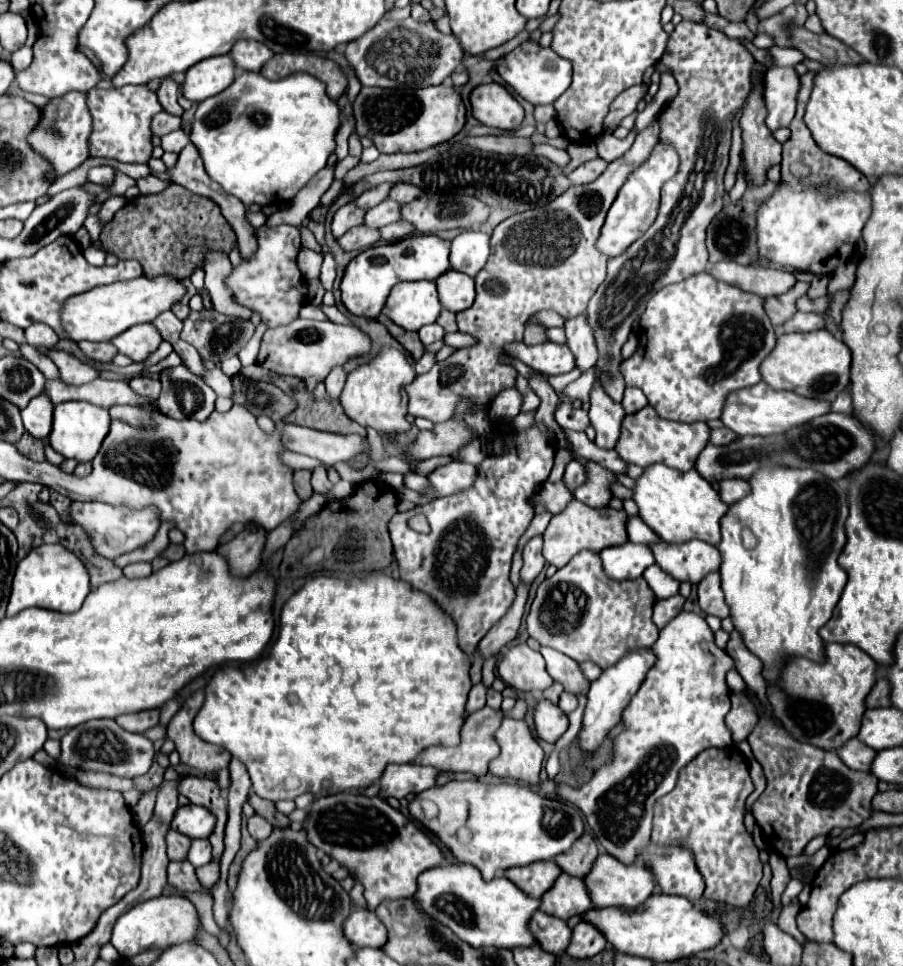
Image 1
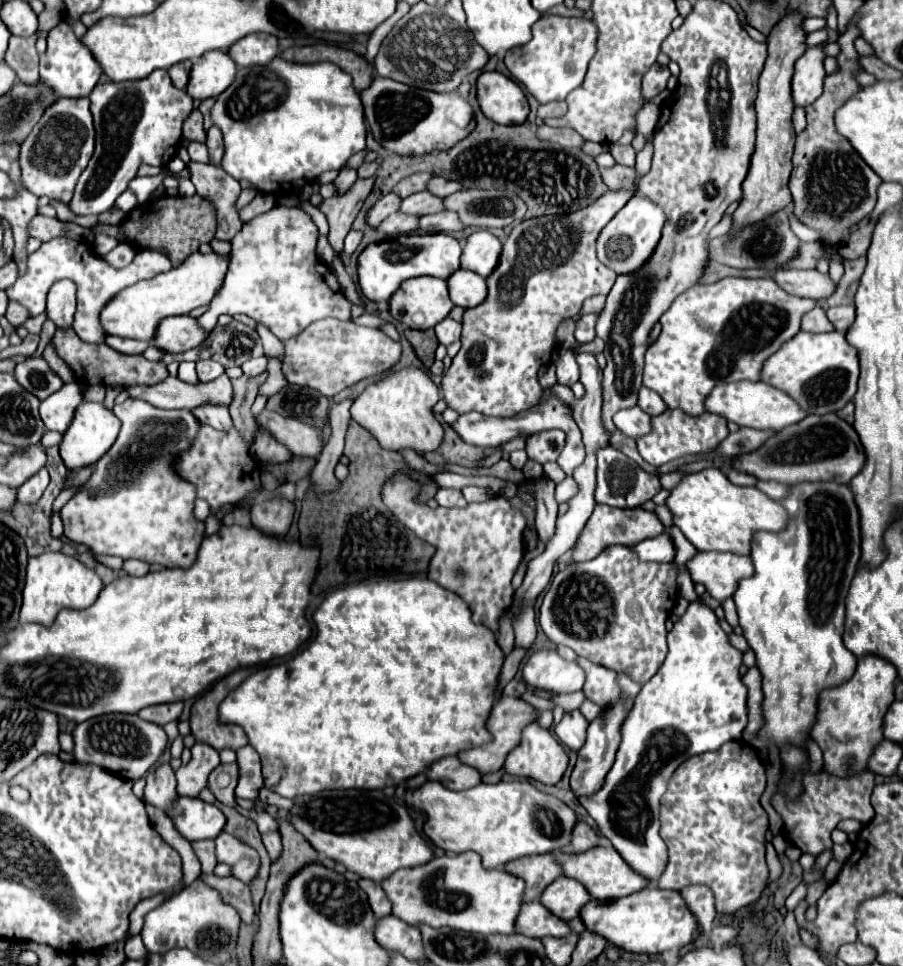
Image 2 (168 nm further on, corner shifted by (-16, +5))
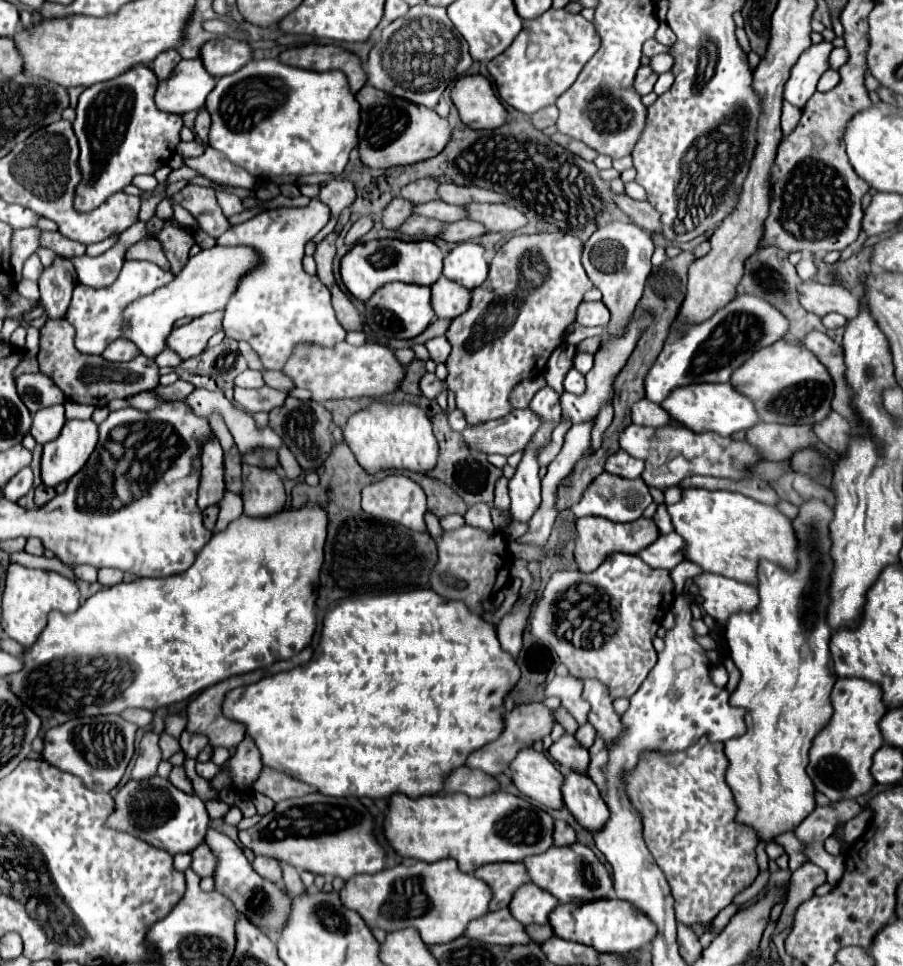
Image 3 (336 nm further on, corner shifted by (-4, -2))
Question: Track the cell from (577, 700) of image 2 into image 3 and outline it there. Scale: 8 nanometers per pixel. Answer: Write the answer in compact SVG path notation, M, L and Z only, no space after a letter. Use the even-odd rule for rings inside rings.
M564 707L554 709L554 717L556 717L556 721L558 721L564 729L568 729L568 733L574 733L574 731L576 731L578 723L576 723L576 719L574 719L574 717L564 709Z

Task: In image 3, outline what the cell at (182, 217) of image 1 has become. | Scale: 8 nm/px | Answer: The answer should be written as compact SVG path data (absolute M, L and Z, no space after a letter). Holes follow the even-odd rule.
M170 217L164 221L164 227L156 233L156 239L160 241L160 245L170 261L170 271L176 275L188 261L190 247L196 243L192 229L184 227L174 217Z

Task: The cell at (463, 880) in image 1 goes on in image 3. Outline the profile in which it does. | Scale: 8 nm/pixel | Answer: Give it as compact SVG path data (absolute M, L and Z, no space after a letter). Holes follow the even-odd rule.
M440 859L436 863L416 861L410 867L396 865L396 867L384 869L376 875L360 875L360 879L352 879L352 883L346 883L346 887L340 893L344 907L358 911L370 929L380 927L384 931L396 931L396 929L404 929L404 927L414 927L414 929L418 929L418 933L426 945L450 943L452 939L464 937L468 923L484 917L490 911L488 905L492 901L492 895L494 893L488 887L488 883L484 883L482 879L478 879L474 875L462 873L458 869L456 859Z

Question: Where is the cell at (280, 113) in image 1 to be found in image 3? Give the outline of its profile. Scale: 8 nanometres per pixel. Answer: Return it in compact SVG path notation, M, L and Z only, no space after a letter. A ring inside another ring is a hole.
M262 59L246 63L240 71L218 79L214 91L206 99L206 109L212 117L210 145L220 151L230 163L246 169L254 177L272 179L280 175L340 175L348 163L352 147L358 145L360 105L348 91L348 81L342 71L306 71L280 63L278 59Z

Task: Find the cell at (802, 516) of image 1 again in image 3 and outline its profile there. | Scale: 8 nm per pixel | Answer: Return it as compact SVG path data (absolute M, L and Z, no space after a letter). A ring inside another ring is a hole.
M808 499L798 507L798 515L792 519L792 527L798 541L798 563L796 569L784 569L768 559L758 561L758 595L760 603L752 611L736 611L726 623L726 641L730 645L730 657L740 669L742 679L736 691L730 695L734 707L744 707L746 733L724 743L726 757L730 761L726 783L730 785L738 803L738 817L742 823L754 827L760 839L774 839L780 833L792 831L796 823L806 819L814 809L814 785L806 775L808 747L816 733L832 717L830 693L836 683L836 675L830 667L830 635L828 605L830 605L830 583L834 561L830 557L832 537L830 521L834 509L822 499Z

